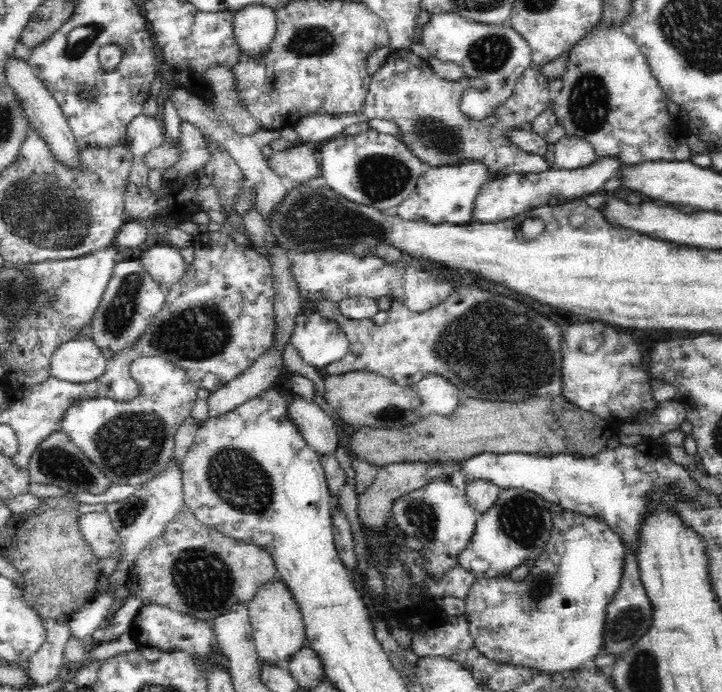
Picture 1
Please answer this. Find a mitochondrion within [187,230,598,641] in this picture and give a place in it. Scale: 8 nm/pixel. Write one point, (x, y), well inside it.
(236, 479)

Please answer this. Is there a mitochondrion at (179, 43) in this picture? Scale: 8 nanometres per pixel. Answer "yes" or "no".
no

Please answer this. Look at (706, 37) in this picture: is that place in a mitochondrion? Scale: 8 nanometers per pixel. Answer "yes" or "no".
yes

